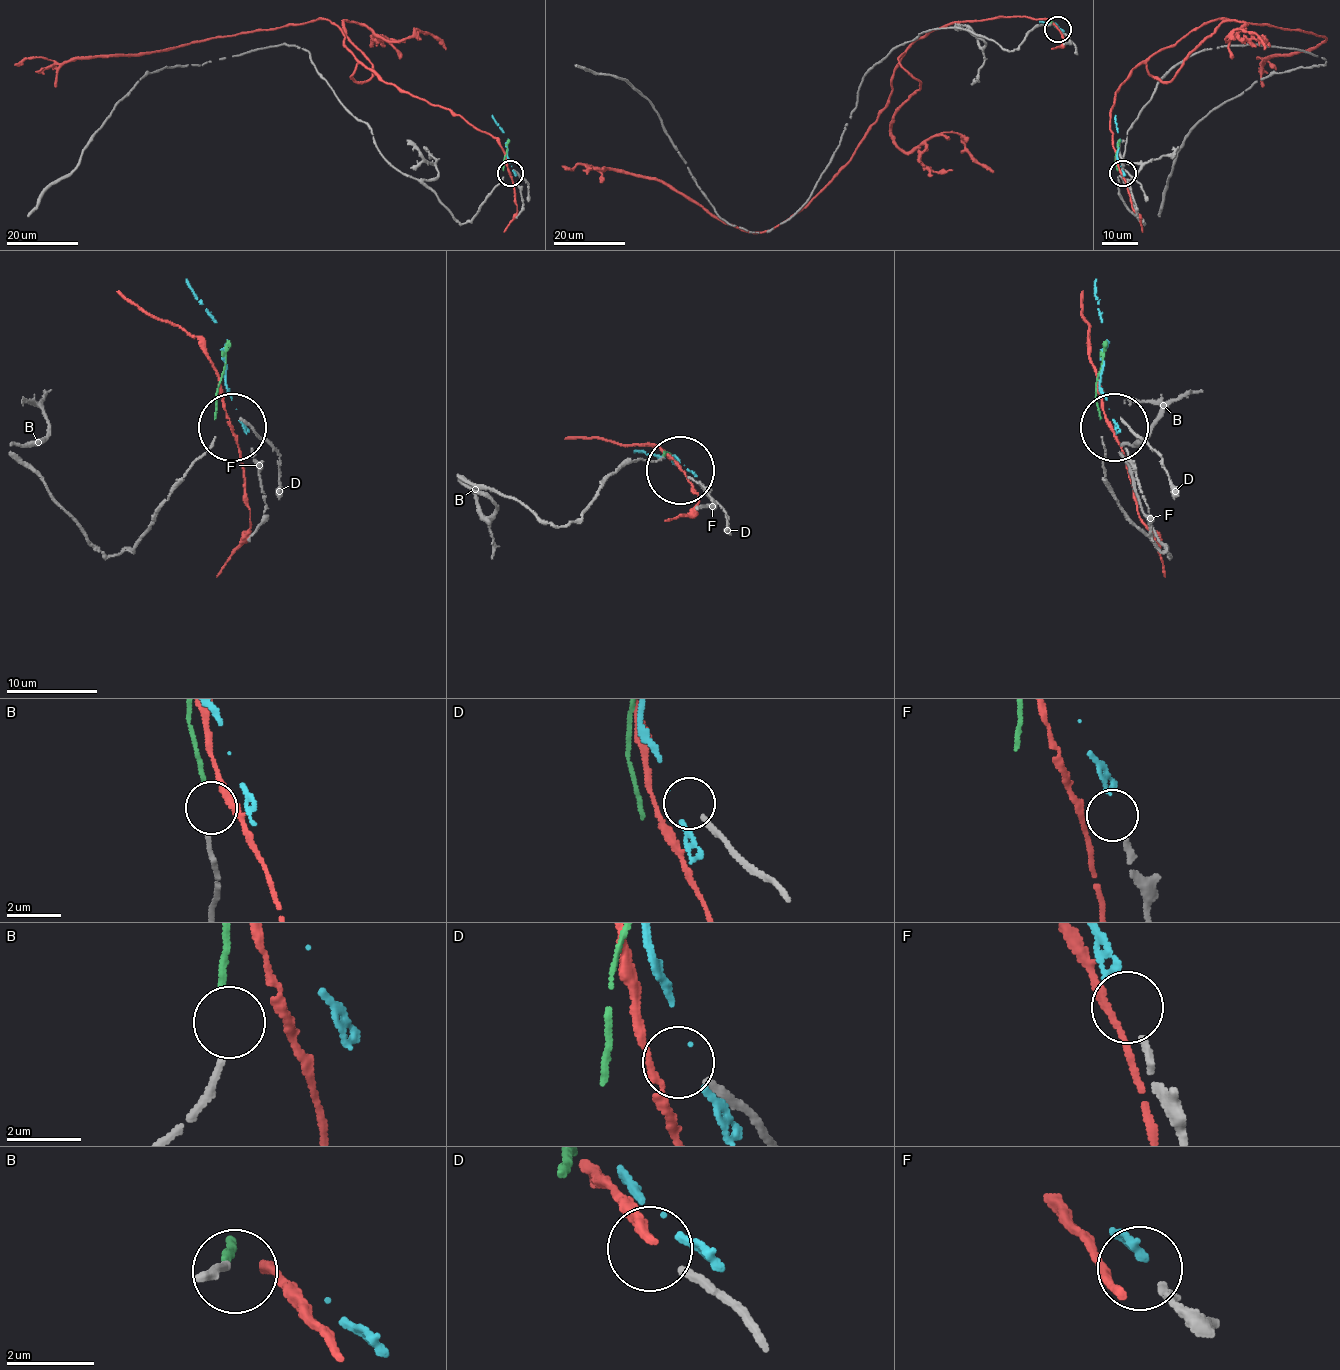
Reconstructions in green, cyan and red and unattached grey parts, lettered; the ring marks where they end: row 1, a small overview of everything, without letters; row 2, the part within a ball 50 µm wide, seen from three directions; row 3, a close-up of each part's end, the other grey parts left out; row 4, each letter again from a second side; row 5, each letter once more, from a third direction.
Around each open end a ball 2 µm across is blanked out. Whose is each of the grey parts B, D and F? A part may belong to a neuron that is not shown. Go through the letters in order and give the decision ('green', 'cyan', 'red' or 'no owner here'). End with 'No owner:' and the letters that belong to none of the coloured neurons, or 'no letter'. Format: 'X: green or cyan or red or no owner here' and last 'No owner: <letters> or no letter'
B: green
D: no owner here
F: cyan
No owner: D

